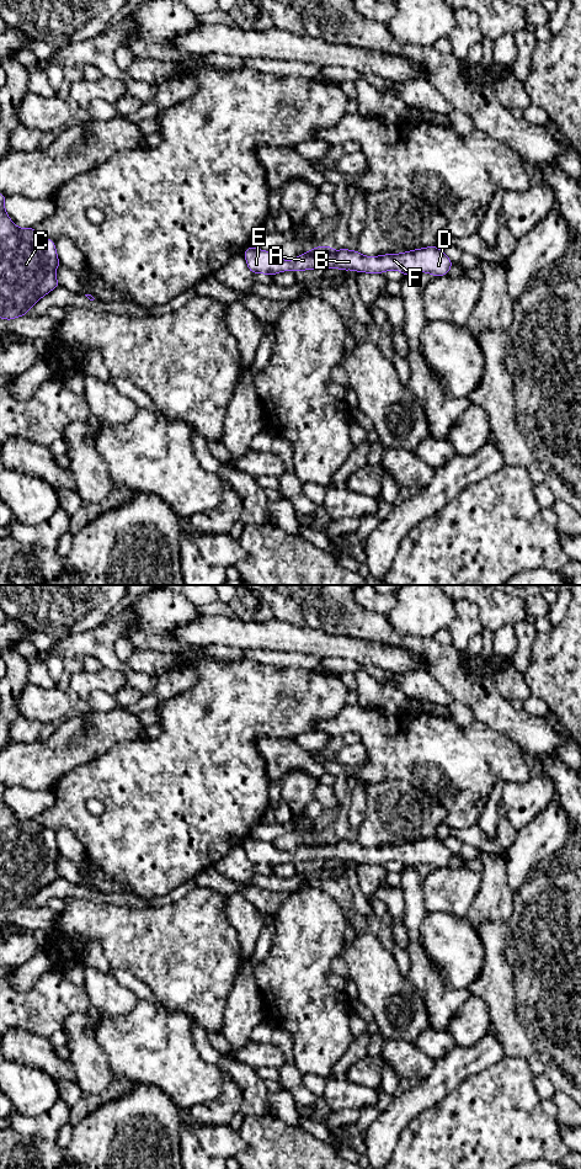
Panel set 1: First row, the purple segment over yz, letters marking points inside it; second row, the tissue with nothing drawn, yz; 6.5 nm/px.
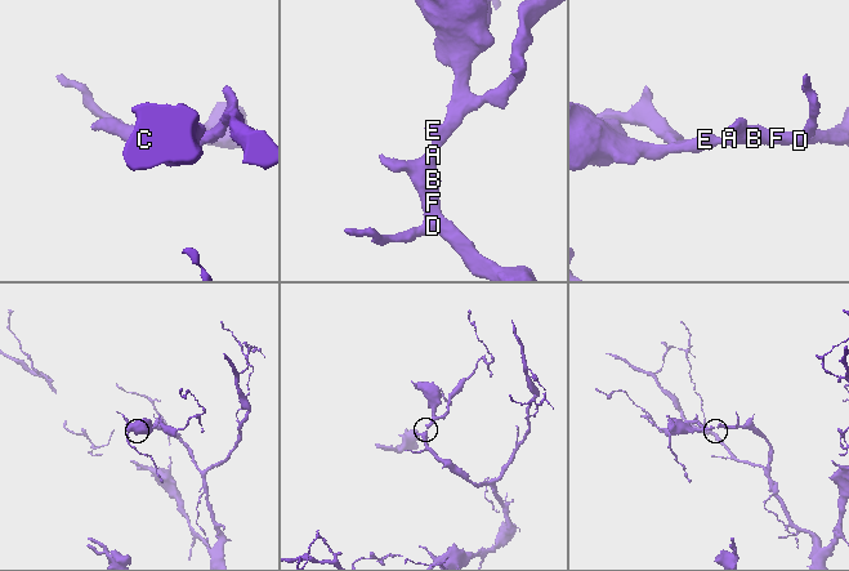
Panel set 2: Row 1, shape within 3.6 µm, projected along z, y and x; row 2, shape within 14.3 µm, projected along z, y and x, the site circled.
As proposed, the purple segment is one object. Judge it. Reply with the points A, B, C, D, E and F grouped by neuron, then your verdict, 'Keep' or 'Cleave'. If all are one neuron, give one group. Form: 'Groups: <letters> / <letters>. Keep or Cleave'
Groups: A B C D E F. Keep

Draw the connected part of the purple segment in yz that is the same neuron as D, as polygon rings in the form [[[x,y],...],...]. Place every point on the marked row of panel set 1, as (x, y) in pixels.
[[[326,245],[311,248],[292,261],[279,259],[272,251],[249,246],[244,251],[244,257],[250,272],[270,276],[289,270],[295,273],[303,270],[340,269],[342,271],[355,270],[358,273],[384,273],[396,270],[405,276],[427,272],[442,277],[448,275],[453,265],[452,260],[436,245],[378,256],[364,256],[357,250],[346,248],[336,251]]]

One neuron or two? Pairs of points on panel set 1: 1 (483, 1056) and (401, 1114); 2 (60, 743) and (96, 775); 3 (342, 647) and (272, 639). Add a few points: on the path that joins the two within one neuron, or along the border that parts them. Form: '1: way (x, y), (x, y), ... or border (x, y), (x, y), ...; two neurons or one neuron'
1: way (463, 1061), (430, 1092), (421, 1095); one neuron
2: border (110, 749), (99, 758), (73, 768), (59, 779); two neurons
3: way (325, 646), (310, 641), (289, 639); one neuron

